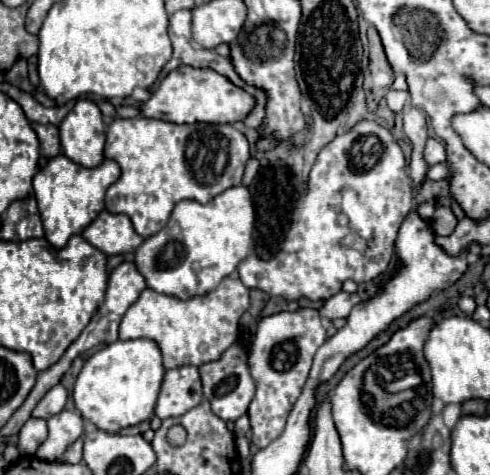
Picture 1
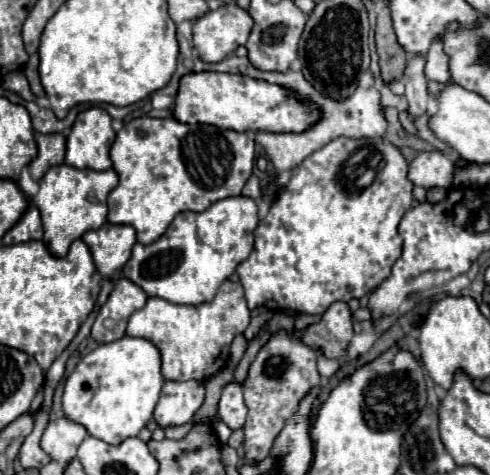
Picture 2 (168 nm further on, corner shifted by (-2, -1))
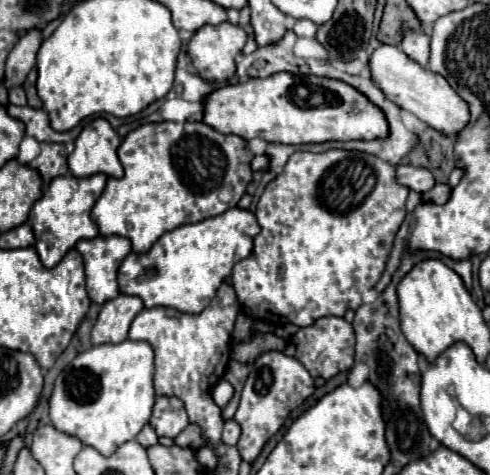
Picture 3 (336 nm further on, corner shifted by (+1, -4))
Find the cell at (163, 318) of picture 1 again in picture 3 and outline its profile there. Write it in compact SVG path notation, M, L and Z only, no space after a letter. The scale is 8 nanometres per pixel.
M223 283L209 307L197 315L169 307L143 309L129 329L131 341L147 341L155 351L155 395L179 397L185 403L189 421L201 429L207 447L217 447L221 443L225 421L221 417L221 409L211 397L211 389L225 375L229 363L229 341L237 313L237 293L229 283Z

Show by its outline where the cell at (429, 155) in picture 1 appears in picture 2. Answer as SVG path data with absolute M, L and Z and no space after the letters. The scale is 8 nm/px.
M440 150L420 152L410 162L408 178L416 186L422 186L426 190L434 188L434 186L450 188L450 184L452 184L452 160Z

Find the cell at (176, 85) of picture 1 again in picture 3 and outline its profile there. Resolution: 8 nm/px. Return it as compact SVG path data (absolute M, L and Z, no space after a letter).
M277 73L267 79L249 79L237 85L225 85L213 91L205 101L203 123L211 125L221 133L241 135L243 139L265 139L267 143L287 143L287 145L303 145L303 143L325 143L325 141L373 141L387 139L389 121L385 113L373 105L363 93L355 87L347 85L339 79L317 77L317 75L293 75L293 73Z

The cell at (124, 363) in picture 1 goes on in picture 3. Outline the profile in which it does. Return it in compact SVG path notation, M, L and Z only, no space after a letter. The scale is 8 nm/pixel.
M123 341L117 345L97 345L79 353L57 379L49 399L49 419L55 429L77 437L83 445L95 447L101 455L111 455L119 445L137 437L145 423L149 423L155 403L153 391L153 349L149 343Z

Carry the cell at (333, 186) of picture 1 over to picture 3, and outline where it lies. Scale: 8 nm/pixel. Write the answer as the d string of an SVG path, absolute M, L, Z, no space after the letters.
M329 149L325 153L309 153L309 151L295 151L289 161L283 167L283 173L277 175L273 181L267 183L263 195L259 197L257 203L257 211L255 217L259 221L261 233L255 237L255 247L253 253L235 263L233 267L233 287L237 291L237 299L241 305L241 311L245 315L249 315L251 319L261 319L261 321L269 321L273 325L285 325L285 323L293 323L297 327L309 327L313 321L317 321L319 317L343 317L347 309L357 309L361 305L361 295L365 289L373 287L381 273L385 271L385 263L387 257L391 253L393 247L393 239L401 227L401 223L405 221L405 199L407 199L409 187L403 187L397 183L395 179L395 167L369 155L369 153L359 153L359 151L341 151L341 149Z

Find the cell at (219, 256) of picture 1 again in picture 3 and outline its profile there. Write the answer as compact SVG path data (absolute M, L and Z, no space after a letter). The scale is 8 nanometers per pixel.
M239 207L167 231L147 253L129 253L125 257L117 275L119 291L143 299L147 309L171 307L181 313L201 313L215 297L223 279L231 275L233 265L251 253L257 231L259 225L255 215Z

